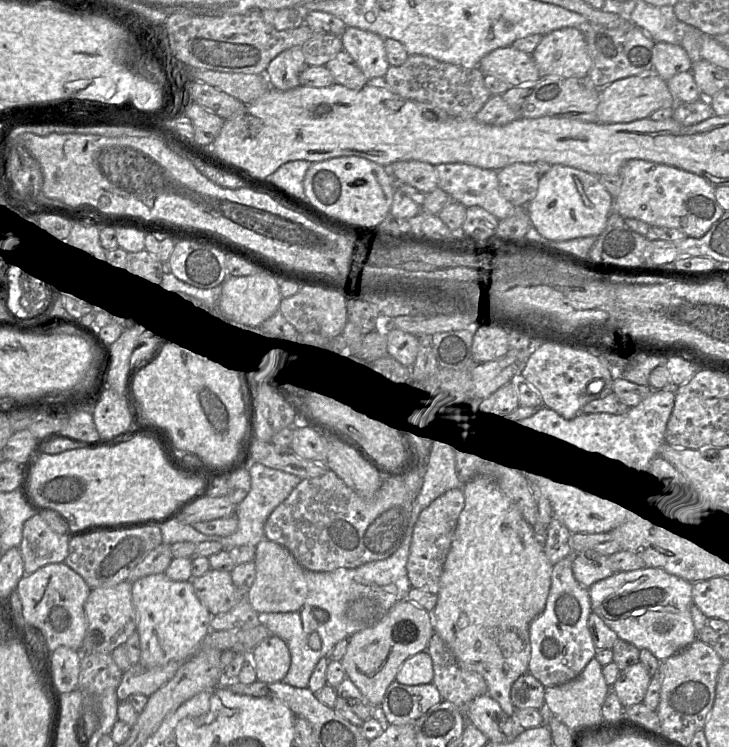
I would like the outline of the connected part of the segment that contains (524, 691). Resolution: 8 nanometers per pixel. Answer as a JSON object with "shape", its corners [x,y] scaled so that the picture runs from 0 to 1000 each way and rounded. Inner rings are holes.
{"shape":[[[724,898],[701,918],[700,934],[709,949],[742,949],[748,942],[748,920]]]}

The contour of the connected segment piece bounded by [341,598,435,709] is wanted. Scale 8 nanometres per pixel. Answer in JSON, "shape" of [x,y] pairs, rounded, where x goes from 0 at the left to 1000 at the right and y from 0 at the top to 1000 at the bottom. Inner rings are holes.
{"shape":[[[558,801],[550,803],[540,809],[513,838],[479,853],[475,874],[468,884],[475,906],[484,913],[503,938],[519,949],[554,885],[575,873],[584,871],[595,847],[591,819]]]}

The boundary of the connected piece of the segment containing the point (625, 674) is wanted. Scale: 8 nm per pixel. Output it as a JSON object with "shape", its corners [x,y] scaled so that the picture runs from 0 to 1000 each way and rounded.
{"shape":[[[877,886],[850,898],[840,924],[853,944],[861,948],[882,941],[893,908],[883,890]]]}

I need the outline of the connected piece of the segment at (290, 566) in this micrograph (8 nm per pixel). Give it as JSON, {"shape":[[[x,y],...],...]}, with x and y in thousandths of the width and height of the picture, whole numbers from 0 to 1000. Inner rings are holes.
{"shape":[[[361,722],[350,731],[350,776],[336,795],[336,802],[358,823],[410,818],[422,797],[420,763],[387,730]]]}

